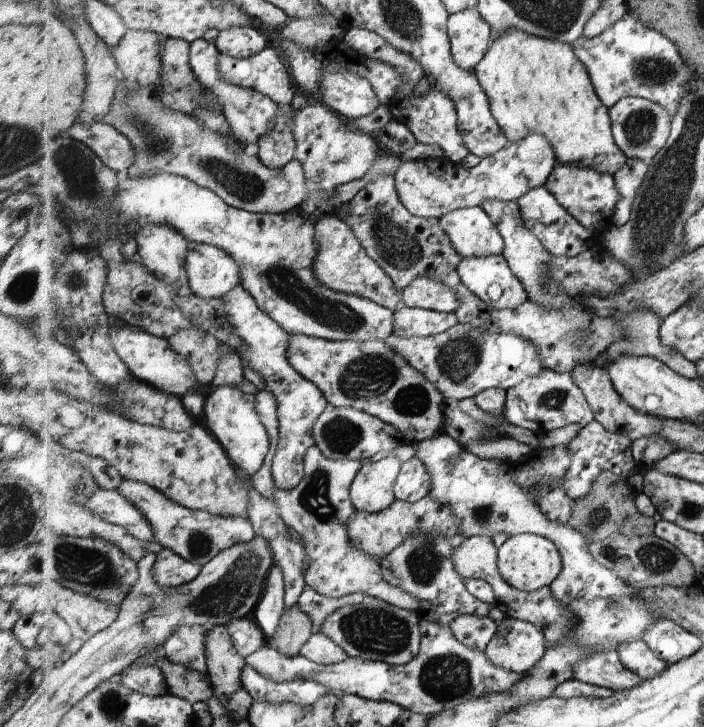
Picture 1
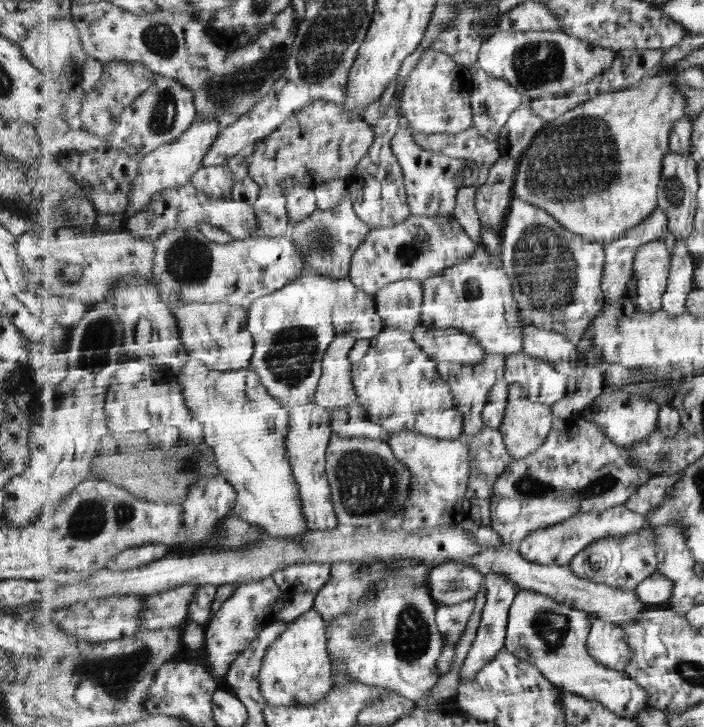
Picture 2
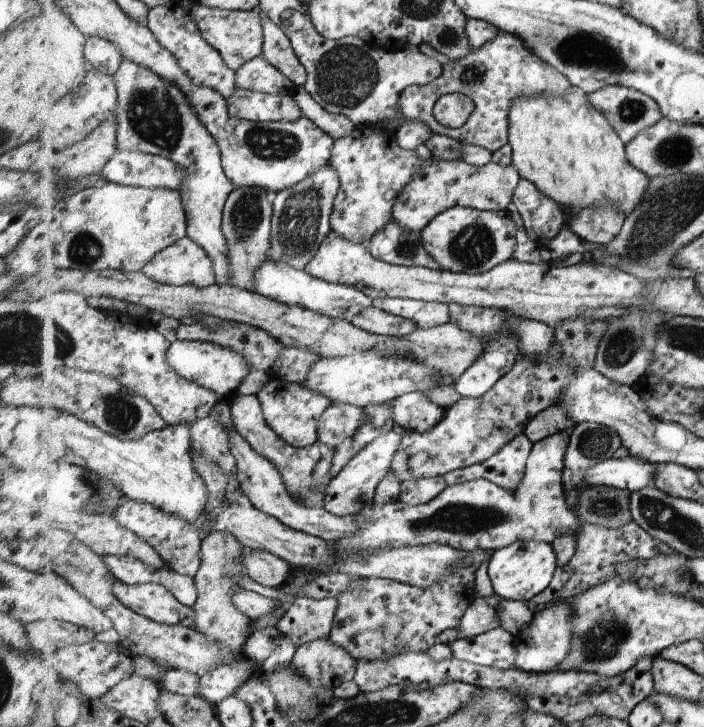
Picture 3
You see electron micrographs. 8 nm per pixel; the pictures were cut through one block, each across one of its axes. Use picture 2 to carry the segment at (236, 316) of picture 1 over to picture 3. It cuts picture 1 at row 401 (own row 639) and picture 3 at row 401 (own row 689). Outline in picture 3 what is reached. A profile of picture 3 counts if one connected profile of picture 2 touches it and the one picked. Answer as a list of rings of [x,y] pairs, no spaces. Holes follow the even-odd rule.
[[[271,377],[269,384],[258,394],[264,414],[271,428],[283,437],[286,443],[295,448],[313,446],[319,442],[319,424],[321,416],[332,405],[327,396],[320,392],[309,390],[301,383],[285,382],[283,379]]]

